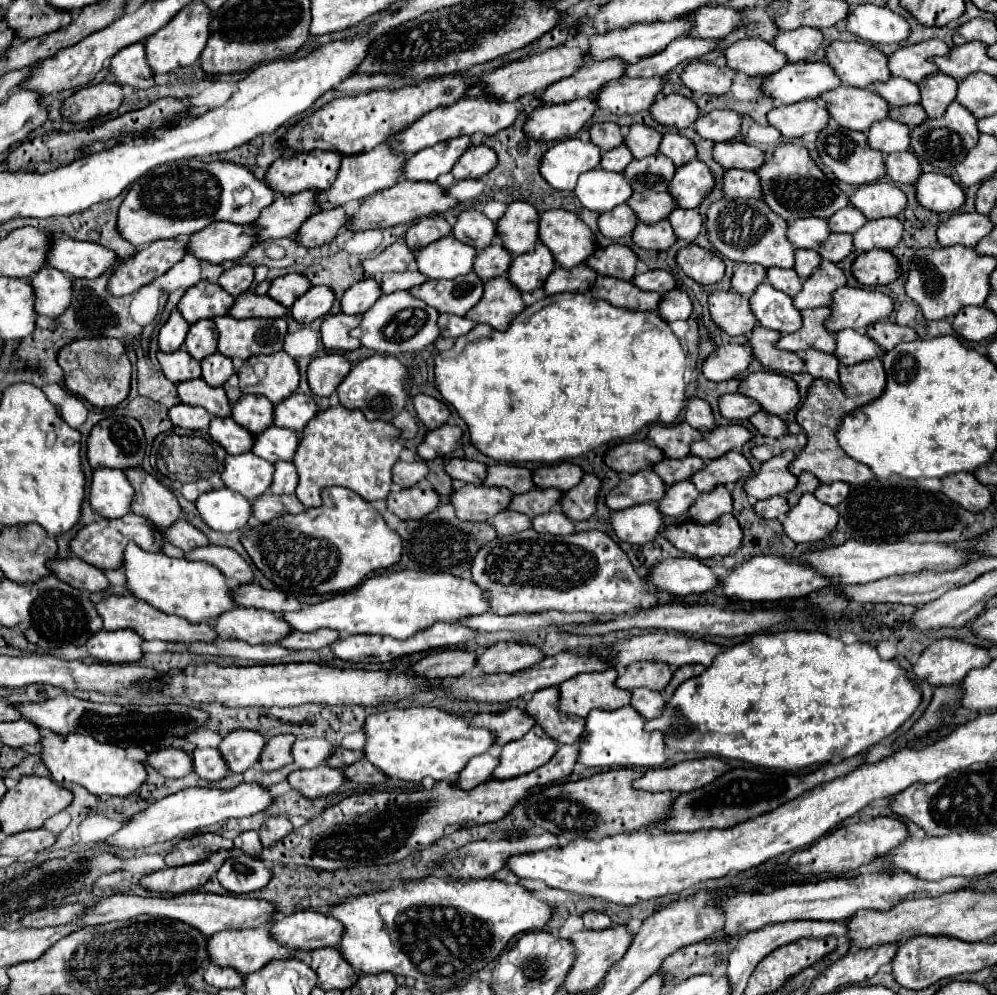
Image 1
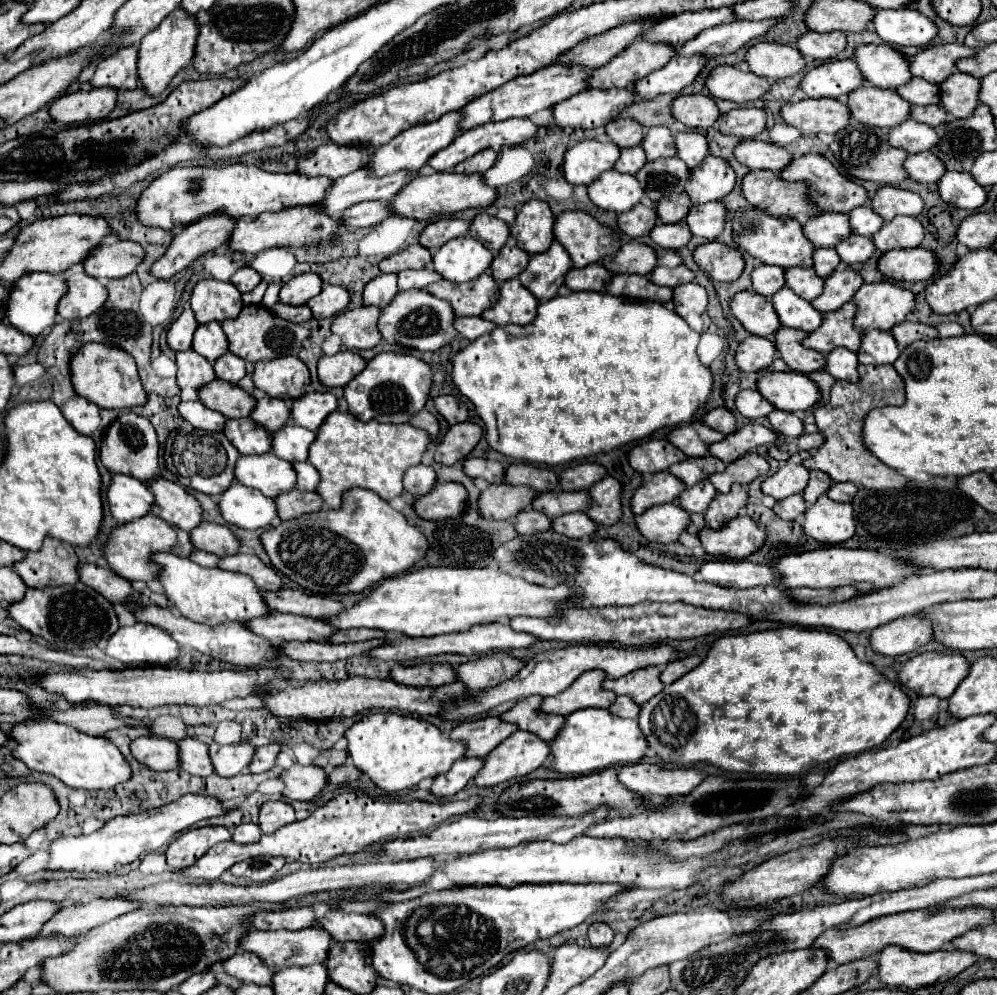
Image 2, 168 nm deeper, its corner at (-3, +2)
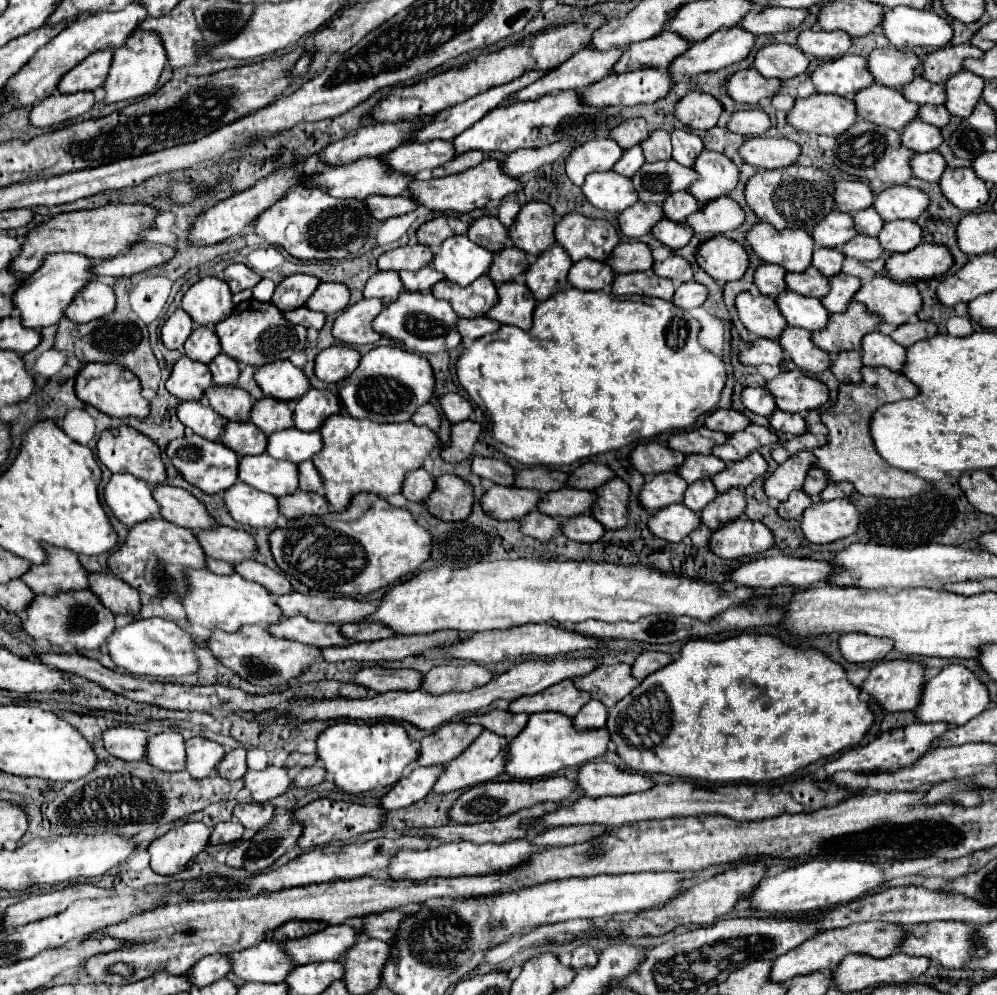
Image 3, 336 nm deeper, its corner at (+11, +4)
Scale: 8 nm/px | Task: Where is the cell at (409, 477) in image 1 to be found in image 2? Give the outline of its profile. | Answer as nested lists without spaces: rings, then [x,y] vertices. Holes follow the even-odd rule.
[[[425,464],[409,468],[407,474],[405,474],[405,478],[403,478],[405,490],[409,494],[413,494],[413,496],[425,496],[427,492],[431,492],[431,488],[435,486],[435,482],[437,482],[435,470],[431,466],[425,466]]]

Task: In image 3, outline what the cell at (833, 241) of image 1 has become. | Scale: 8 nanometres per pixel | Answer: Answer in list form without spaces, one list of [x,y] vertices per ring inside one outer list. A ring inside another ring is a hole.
[[[855,236],[853,240],[845,242],[841,252],[845,256],[851,256],[851,258],[857,258],[859,262],[867,262],[867,260],[877,260],[883,252],[881,244],[877,238],[871,238],[871,236]]]

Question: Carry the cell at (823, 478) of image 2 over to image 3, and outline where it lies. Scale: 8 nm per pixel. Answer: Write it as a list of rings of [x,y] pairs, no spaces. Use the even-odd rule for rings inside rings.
[[[813,466],[813,468],[807,472],[805,484],[803,484],[803,492],[805,492],[807,496],[811,496],[811,498],[817,498],[819,492],[821,492],[821,488],[827,486],[827,482],[829,482],[829,480],[827,480],[825,472]]]

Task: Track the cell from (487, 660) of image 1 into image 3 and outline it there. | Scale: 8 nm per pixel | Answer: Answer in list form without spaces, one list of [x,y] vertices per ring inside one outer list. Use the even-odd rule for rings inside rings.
[[[443,664],[429,670],[423,678],[423,688],[431,694],[445,694],[445,692],[469,692],[473,688],[485,686],[493,674],[481,664],[465,664],[453,666]]]

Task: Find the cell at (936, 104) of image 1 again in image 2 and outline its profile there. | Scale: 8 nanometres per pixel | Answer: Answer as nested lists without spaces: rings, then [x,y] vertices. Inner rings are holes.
[[[955,72],[951,78],[947,78],[947,82],[941,84],[943,90],[941,104],[955,118],[971,118],[975,108],[979,106],[979,90],[981,90],[979,84],[981,84],[979,78]]]

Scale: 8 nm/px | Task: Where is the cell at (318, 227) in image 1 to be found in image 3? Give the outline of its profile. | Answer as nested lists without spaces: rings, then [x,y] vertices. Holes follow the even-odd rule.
[[[367,196],[365,208],[369,208],[369,214],[373,214],[375,220],[383,222],[387,218],[415,210],[417,204],[409,196]]]

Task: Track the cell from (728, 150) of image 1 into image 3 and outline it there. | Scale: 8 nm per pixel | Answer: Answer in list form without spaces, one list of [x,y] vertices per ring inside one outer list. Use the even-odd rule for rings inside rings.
[[[765,136],[749,138],[739,148],[739,156],[747,164],[767,170],[791,166],[797,160],[799,152],[801,152],[799,144],[787,138],[765,138]]]

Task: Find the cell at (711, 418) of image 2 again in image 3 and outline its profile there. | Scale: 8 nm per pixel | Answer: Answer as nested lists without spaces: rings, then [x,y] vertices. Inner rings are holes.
[[[719,408],[719,410],[711,412],[711,414],[705,418],[705,426],[707,426],[709,430],[719,430],[719,432],[725,432],[725,434],[739,432],[739,430],[743,430],[747,424],[749,424],[749,420],[747,420],[741,412],[731,410],[731,408],[729,408],[729,410]]]

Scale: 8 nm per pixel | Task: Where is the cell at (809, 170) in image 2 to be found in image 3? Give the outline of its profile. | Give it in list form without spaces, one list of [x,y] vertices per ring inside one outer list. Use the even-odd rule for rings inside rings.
[[[835,180],[835,192],[833,192],[833,200],[835,200],[835,208],[847,214],[855,214],[859,210],[871,208],[873,204],[873,192],[869,190],[869,186],[861,180]]]

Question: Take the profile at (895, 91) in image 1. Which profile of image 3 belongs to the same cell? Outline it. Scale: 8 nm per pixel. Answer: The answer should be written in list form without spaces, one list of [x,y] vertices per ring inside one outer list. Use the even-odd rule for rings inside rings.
[[[921,76],[909,82],[905,88],[901,88],[901,94],[905,96],[905,100],[915,102],[915,104],[943,104],[945,102],[945,88]]]

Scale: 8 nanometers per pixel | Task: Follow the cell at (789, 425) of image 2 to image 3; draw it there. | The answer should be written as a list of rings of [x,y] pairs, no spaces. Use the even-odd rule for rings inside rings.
[[[775,410],[769,416],[769,422],[771,422],[773,430],[783,432],[783,434],[801,434],[801,432],[807,430],[805,420],[799,414],[789,414],[789,412],[783,412],[783,410]]]

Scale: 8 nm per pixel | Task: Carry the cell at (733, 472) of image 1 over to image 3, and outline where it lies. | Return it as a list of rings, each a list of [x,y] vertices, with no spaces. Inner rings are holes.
[[[751,452],[743,460],[731,462],[721,470],[719,474],[711,476],[717,492],[727,492],[729,488],[745,488],[749,486],[757,476],[763,476],[767,472],[767,462],[759,452]]]

